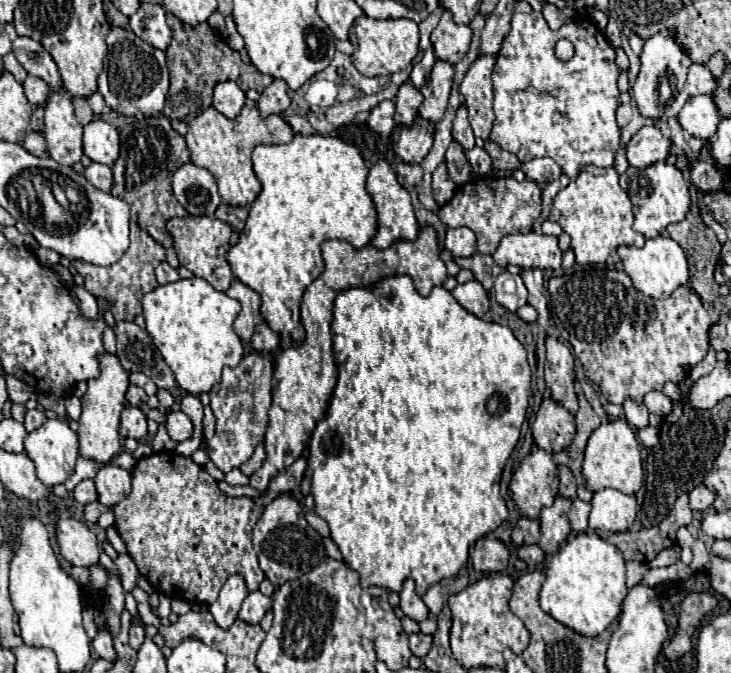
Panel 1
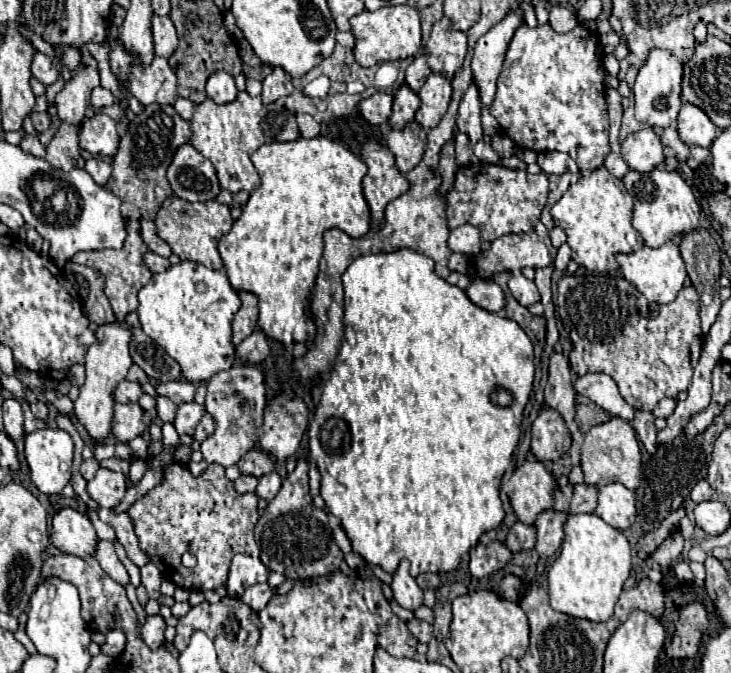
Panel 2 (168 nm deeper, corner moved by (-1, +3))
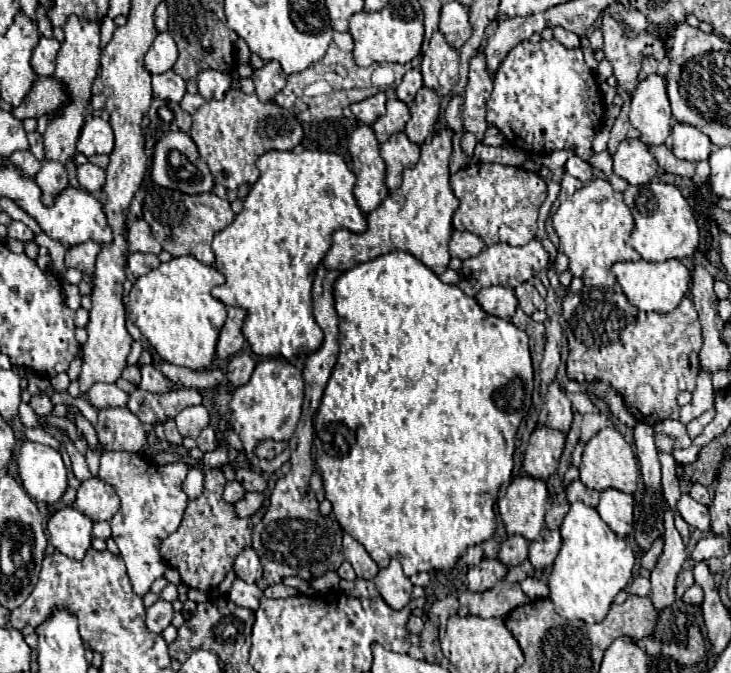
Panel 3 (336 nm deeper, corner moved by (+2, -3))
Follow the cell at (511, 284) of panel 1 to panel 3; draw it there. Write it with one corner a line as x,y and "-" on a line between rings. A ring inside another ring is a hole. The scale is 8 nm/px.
529,282
521,284
515,288
515,294
517,294
517,300
519,300
519,306
523,308
525,314
533,314
535,311
544,311
547,307
544,298
539,296
537,288

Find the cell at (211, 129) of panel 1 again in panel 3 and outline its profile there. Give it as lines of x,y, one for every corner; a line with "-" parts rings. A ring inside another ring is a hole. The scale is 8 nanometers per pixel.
231,88
223,100
209,100
193,114
191,138
199,146
199,154
205,158
215,182
229,190
237,190
241,184
255,184
259,178
255,162
261,154
269,150
293,150
303,134
295,112
275,102
261,102
257,94

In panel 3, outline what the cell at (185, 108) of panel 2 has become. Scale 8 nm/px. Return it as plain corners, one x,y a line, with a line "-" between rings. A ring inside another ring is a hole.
185,94
183,96
183,100
181,100
181,108
185,110
185,112
189,112
189,114
195,114
197,112
197,108
203,104
205,100
203,100
203,96
199,96
199,94

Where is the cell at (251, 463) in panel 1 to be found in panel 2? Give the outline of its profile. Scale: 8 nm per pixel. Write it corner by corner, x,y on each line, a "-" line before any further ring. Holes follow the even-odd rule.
252,448
248,454
244,454
238,462
238,468
242,474
250,474
250,476
264,476
268,472
274,470
274,462
270,458
268,452
264,452
262,448

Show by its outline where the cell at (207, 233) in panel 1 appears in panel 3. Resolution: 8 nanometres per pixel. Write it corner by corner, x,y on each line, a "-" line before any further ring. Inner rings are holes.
153,184
143,202
143,220
151,226
151,232
155,240
161,244
163,250
167,250
171,256
195,256
203,264
213,264
215,256
211,250
213,236
229,226
233,222
235,214
227,200
219,198
213,192
205,192
199,196
187,196
179,190
159,188

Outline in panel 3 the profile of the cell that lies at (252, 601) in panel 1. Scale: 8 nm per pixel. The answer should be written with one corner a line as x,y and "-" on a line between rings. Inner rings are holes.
235,578
227,598
233,600
237,606
243,606
243,608
249,608
249,610
257,610
259,608
259,600
263,598
263,590
257,584
247,584
241,578

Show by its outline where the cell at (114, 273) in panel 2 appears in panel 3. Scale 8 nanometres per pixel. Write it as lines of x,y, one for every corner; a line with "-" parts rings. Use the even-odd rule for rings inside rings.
87,240
83,244
71,246
65,252
65,266
67,268
77,268
81,272
92,275
95,268
95,258
99,254
99,244
95,240

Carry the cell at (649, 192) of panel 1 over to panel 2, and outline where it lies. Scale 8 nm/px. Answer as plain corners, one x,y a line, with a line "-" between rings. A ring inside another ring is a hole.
662,166
646,174
630,170
622,178
628,194
634,198
634,218
632,226
640,232
644,242
652,248
662,246
664,242
672,240
674,236
682,236
684,232
696,230
698,228
698,216
700,216
700,206
696,204
696,198
692,194
692,188
684,182
684,178
678,172
670,172

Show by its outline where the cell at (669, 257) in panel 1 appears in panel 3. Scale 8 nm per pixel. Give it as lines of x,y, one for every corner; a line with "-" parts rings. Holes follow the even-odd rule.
665,260
665,262
617,262
611,272
617,276
617,282
621,284
627,300
637,306
643,312
659,312
659,314
669,314
673,312
681,298
687,294
689,284
691,284
691,274
687,266
679,260

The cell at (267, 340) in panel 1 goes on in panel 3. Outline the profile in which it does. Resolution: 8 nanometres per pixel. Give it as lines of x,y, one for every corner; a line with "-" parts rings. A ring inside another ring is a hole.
241,352
237,356
233,356
227,364
227,380
231,386
243,386
247,384
247,380
251,378
251,372
255,368
255,360
251,358
251,354

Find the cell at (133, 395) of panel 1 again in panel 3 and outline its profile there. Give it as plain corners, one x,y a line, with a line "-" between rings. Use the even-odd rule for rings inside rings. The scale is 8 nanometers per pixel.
93,384
85,394
79,394
83,400
87,400
95,408
111,408
111,406
125,406
127,404
127,392
119,390
115,384

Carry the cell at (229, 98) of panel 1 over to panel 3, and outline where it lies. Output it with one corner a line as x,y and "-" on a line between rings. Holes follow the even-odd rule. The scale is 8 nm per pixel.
203,70
199,72
197,76
197,84
199,84
199,94
205,98
205,100
219,100
225,96
225,92
231,88
233,84
233,78
225,72
219,72
219,70

